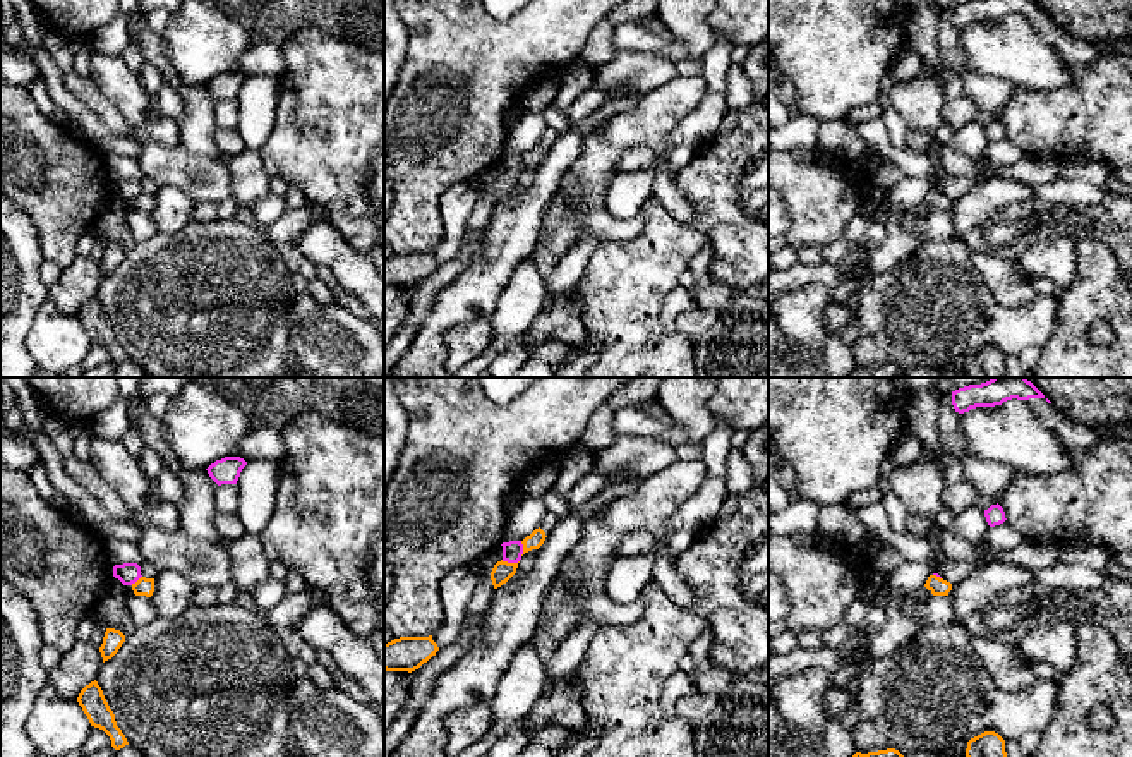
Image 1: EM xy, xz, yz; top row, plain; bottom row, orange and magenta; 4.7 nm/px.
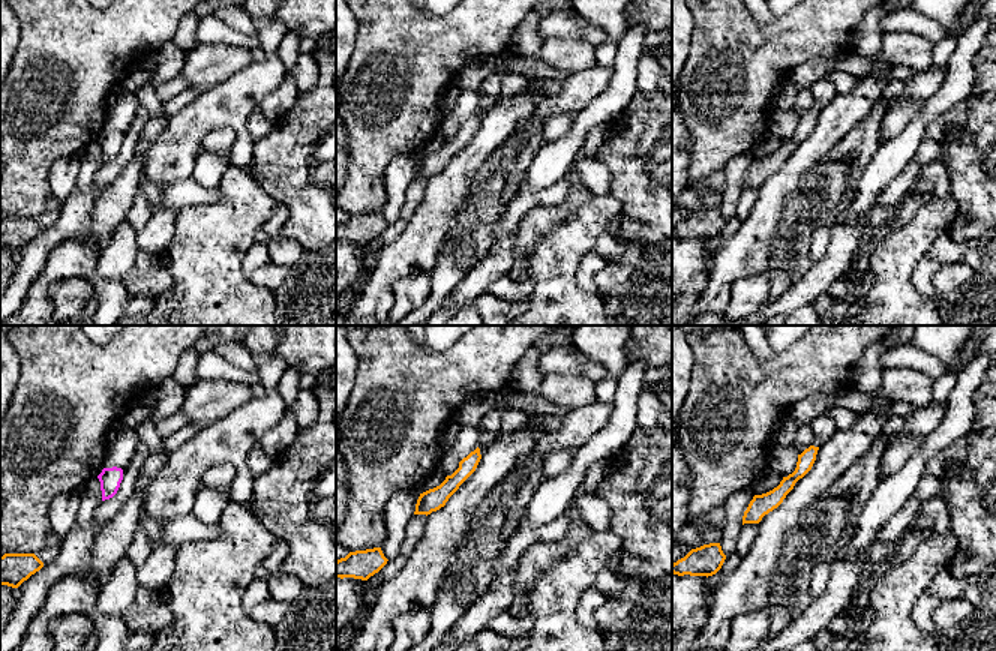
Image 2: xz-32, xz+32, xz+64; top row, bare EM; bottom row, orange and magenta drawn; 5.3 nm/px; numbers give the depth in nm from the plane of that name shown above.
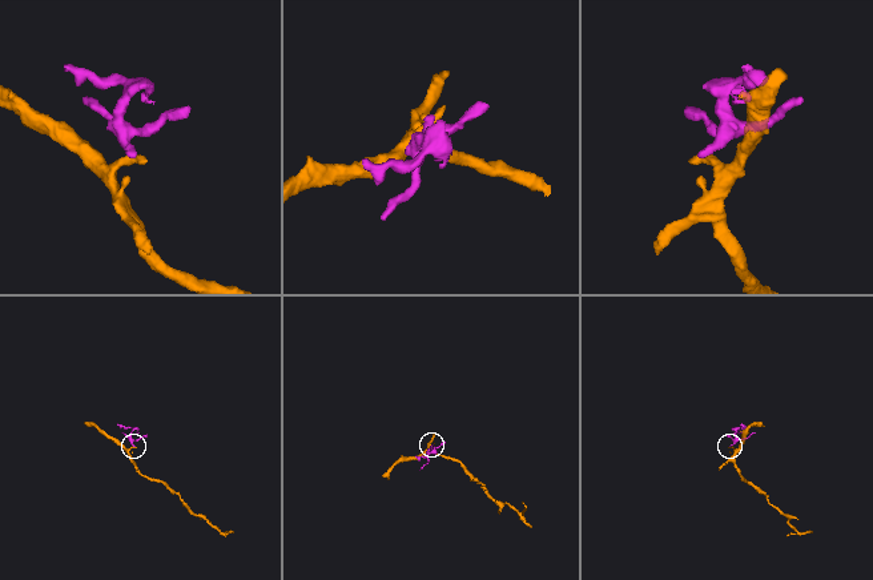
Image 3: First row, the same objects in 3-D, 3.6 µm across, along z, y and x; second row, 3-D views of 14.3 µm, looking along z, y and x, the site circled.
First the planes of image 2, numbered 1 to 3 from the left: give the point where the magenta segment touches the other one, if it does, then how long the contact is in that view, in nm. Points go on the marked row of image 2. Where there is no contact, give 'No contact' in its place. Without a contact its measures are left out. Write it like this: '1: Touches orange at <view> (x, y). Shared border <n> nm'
1: No contact
2: No contact
3: No contact

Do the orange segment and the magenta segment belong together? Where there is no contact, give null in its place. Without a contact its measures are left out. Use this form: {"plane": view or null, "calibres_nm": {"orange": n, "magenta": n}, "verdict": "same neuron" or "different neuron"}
{"plane": "xz", "calibres_nm": {"orange": 90, "magenta": 100}, "verdict": "different neuron"}

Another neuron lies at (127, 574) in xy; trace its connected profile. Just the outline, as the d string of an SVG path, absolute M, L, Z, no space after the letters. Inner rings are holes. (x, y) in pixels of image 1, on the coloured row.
M137 563L115 565L113 577L118 578L123 585L132 585L142 577L141 566Z

